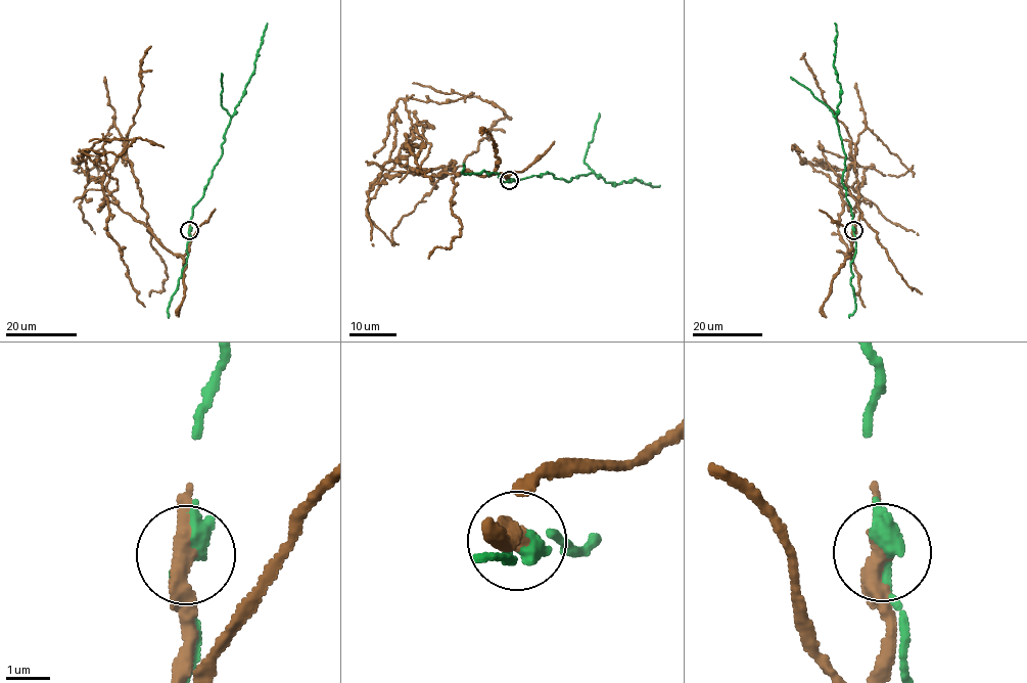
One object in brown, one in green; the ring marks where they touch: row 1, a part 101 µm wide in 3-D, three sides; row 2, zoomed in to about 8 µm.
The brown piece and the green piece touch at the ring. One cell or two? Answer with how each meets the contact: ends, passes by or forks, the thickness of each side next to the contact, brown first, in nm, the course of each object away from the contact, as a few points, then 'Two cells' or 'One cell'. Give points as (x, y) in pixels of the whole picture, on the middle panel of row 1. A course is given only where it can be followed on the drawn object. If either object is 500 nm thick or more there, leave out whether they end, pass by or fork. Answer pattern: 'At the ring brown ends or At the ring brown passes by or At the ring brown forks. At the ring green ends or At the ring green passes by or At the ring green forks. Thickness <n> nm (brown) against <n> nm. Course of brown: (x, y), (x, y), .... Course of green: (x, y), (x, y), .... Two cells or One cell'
Thickness 320 nm (brown) against 500 nm. Course of brown: (510, 179), (412, 171), (441, 172), (454, 163), (450, 209), (462, 224), (459, 236), (428, 258). Course of green: (510, 179), (547, 172), (567, 181), (590, 173), (615, 184), (631, 182), (635, 178), (654, 187), (660, 185). Two cells

